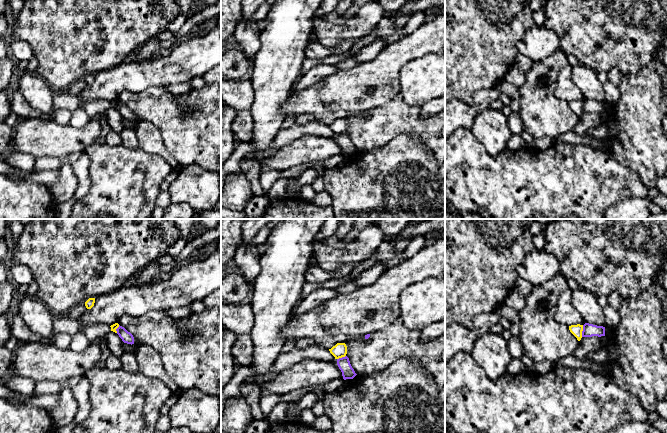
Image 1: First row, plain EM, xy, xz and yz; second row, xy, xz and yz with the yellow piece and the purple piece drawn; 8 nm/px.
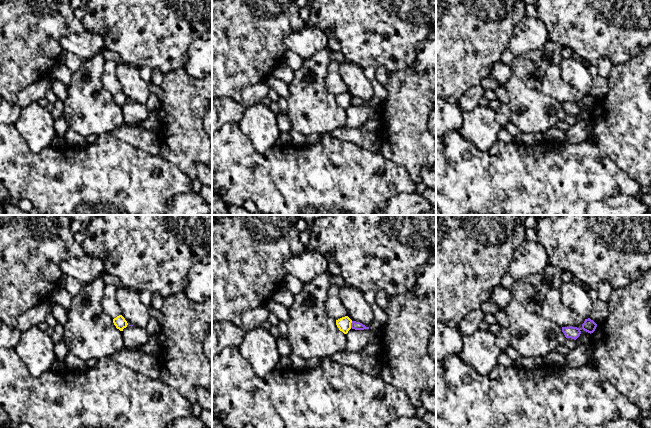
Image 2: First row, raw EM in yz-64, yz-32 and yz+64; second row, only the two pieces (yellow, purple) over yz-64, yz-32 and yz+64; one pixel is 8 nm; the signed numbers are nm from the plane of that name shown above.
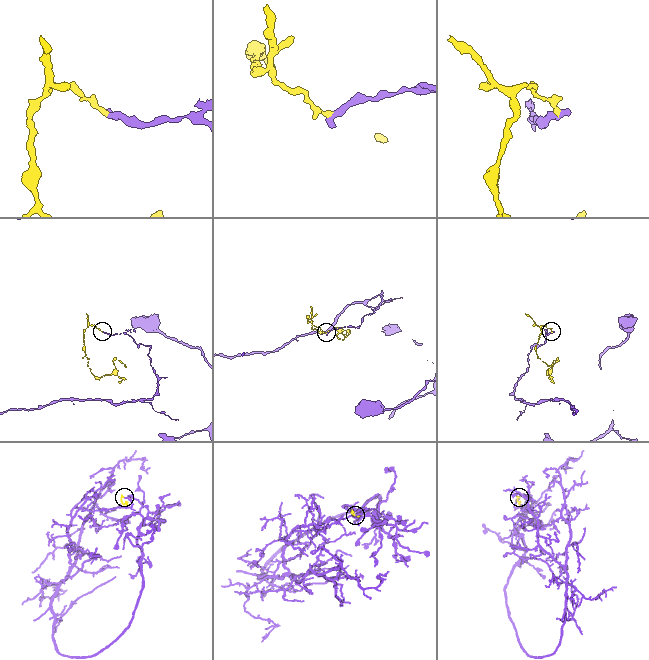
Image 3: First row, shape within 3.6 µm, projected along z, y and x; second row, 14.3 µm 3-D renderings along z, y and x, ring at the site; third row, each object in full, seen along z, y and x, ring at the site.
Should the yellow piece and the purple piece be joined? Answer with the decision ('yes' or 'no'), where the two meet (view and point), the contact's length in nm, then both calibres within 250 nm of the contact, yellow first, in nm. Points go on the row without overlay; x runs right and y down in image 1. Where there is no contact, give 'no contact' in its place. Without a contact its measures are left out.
no | yz (582, 106) | 100 nm | 90/110 nm

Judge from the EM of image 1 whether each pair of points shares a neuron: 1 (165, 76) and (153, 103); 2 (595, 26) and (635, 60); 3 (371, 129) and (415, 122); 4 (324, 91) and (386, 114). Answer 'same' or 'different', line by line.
1: different
2: same
3: same
4: different

